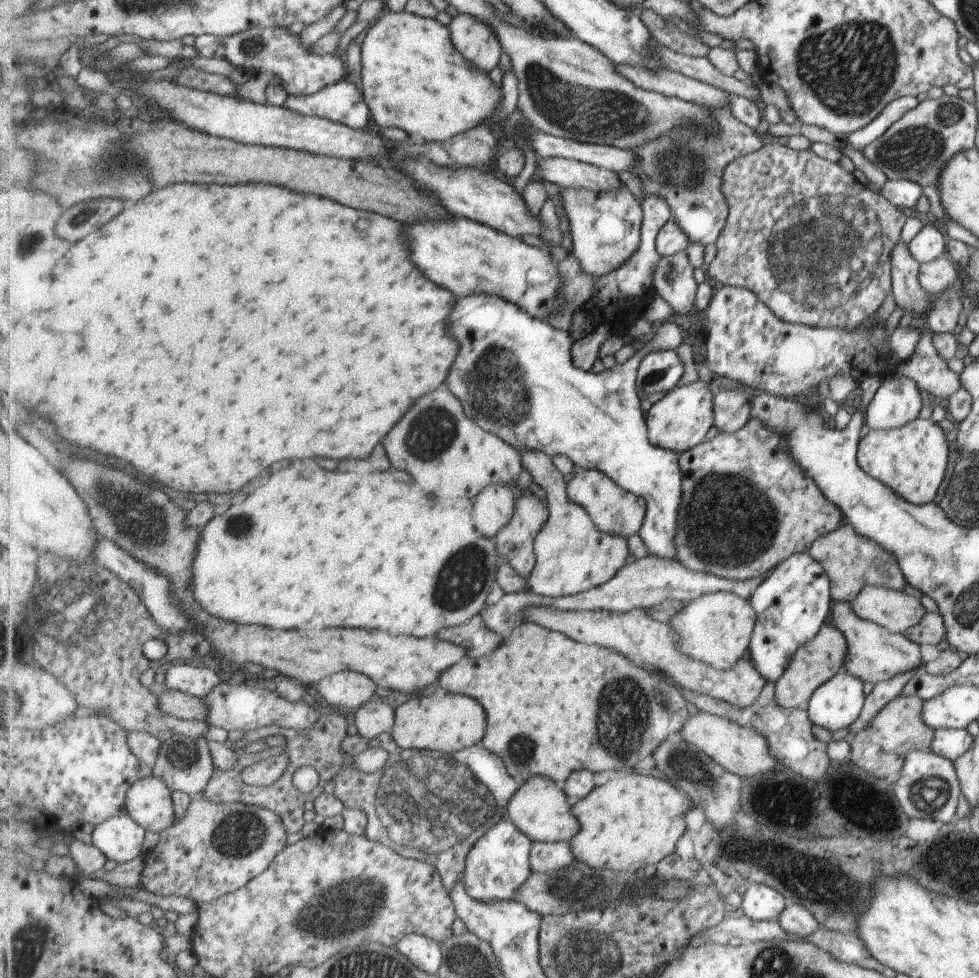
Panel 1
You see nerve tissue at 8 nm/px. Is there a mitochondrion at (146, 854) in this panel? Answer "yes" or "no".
no

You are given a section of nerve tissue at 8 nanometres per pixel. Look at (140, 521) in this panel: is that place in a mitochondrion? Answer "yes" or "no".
yes

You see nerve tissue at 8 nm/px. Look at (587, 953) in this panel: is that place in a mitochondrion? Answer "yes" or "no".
yes

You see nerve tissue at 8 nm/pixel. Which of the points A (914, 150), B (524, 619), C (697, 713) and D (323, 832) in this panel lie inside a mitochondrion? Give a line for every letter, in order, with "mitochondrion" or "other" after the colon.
A: mitochondrion
B: other
C: other
D: other

